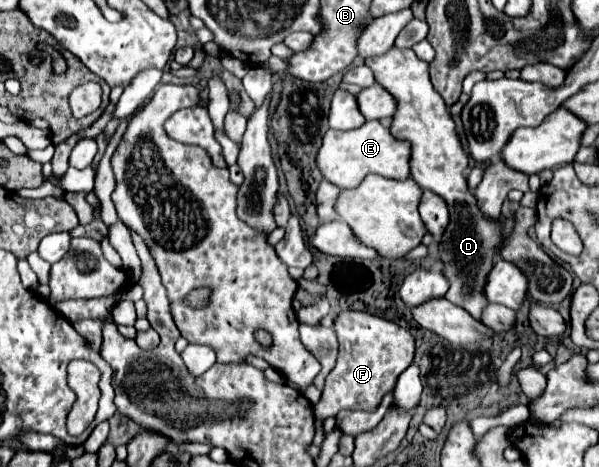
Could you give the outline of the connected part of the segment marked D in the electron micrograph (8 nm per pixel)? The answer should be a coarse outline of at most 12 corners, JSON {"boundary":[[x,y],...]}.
{"boundary":[[392,47],[364,63],[396,99],[422,189],[448,203],[446,299],[474,319],[502,243],[466,185],[468,155],[428,63]]}

